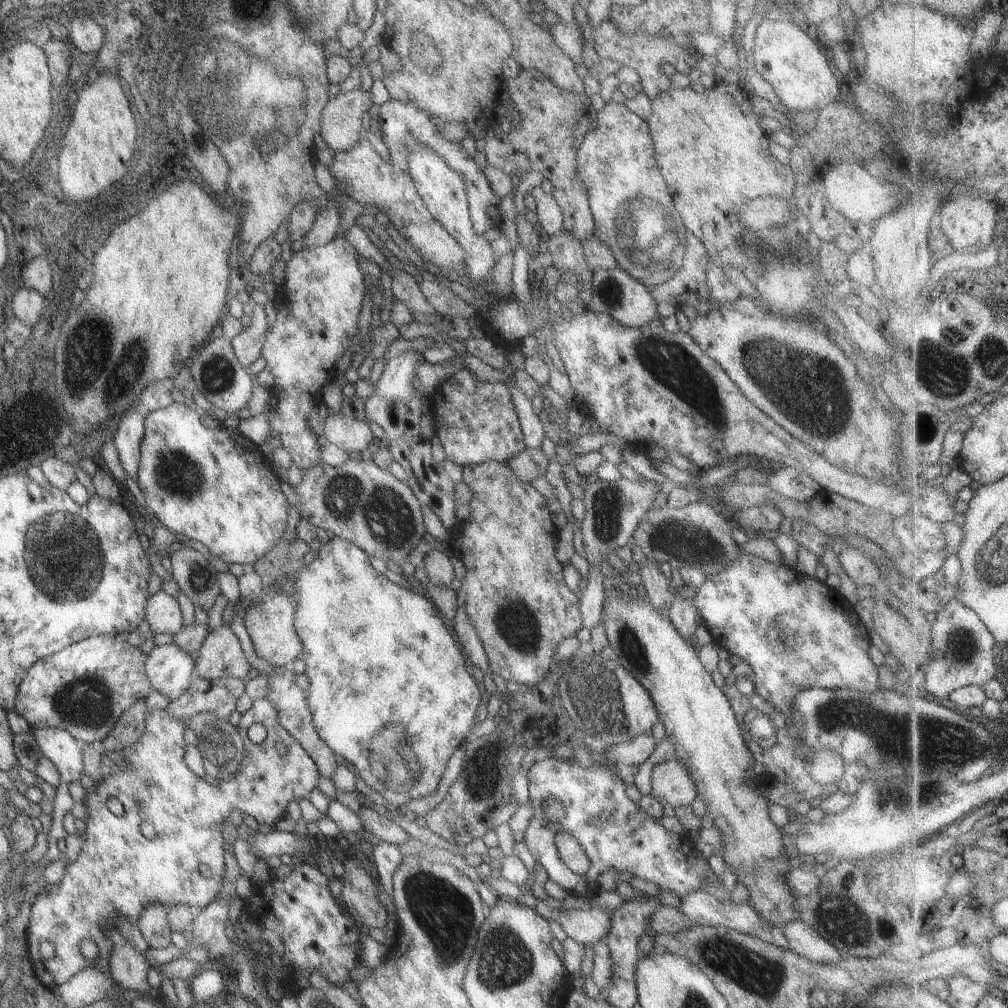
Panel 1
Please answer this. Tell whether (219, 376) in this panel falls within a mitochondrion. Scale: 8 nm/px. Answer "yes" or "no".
yes

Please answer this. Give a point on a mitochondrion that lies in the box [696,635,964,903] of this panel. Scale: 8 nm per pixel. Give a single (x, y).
(885, 801)

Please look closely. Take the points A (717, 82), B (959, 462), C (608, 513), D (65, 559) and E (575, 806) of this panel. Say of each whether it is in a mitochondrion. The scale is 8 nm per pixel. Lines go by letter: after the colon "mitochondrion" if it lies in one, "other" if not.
A: other
B: other
C: mitochondrion
D: mitochondrion
E: other

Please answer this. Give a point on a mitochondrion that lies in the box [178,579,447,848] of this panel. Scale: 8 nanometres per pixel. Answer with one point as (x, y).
(398, 739)

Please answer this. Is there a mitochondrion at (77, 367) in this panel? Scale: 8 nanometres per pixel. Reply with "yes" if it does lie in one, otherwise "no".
yes

